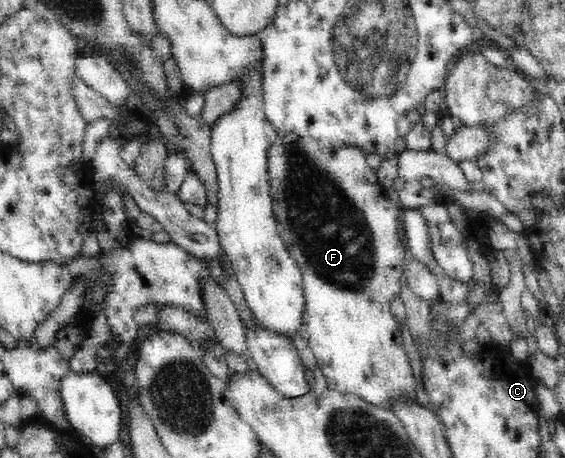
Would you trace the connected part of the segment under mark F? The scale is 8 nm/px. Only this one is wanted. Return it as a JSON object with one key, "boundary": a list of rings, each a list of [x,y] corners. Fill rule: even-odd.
{"boundary":[[[276,130],[276,140],[270,142],[267,160],[267,176],[270,184],[270,195],[272,195],[272,210],[276,217],[278,234],[282,237],[292,258],[296,260],[303,276],[304,297],[306,297],[306,317],[302,338],[306,340],[311,348],[317,366],[322,370],[328,384],[327,389],[342,394],[354,394],[360,401],[371,406],[376,406],[386,411],[392,411],[395,403],[401,401],[410,405],[418,405],[418,394],[416,394],[416,378],[412,372],[410,360],[406,350],[402,347],[401,326],[398,319],[391,311],[391,302],[394,296],[400,292],[400,275],[402,258],[404,258],[403,246],[399,240],[399,228],[395,221],[396,213],[393,203],[390,203],[383,194],[384,189],[378,182],[376,171],[368,167],[366,153],[361,148],[346,145],[344,143],[324,137],[304,137],[296,131]]]}

